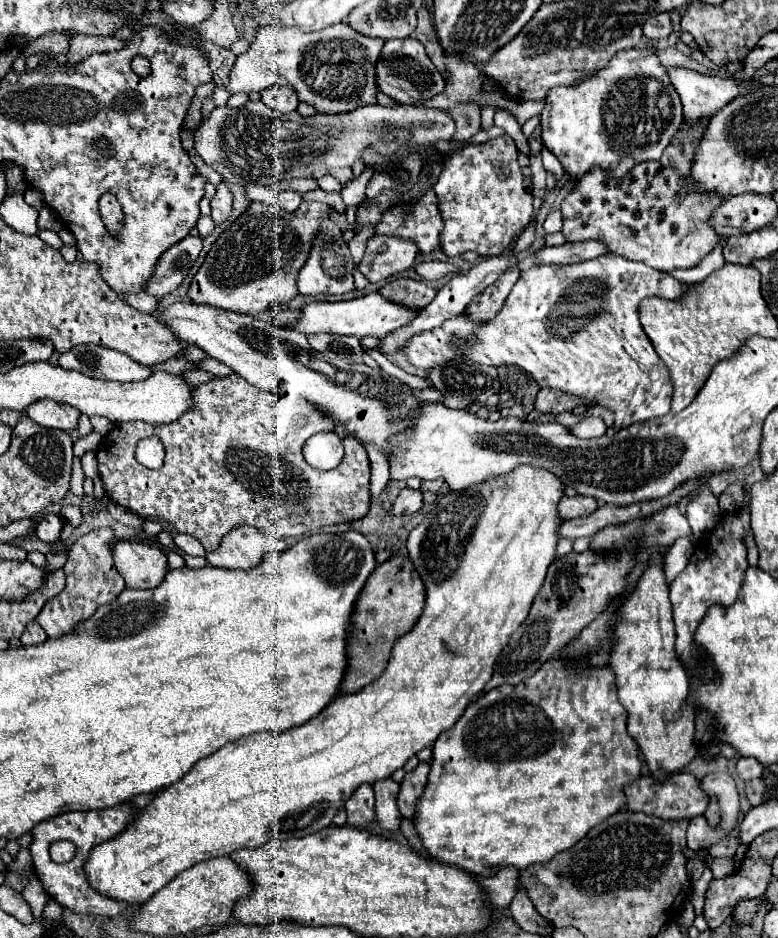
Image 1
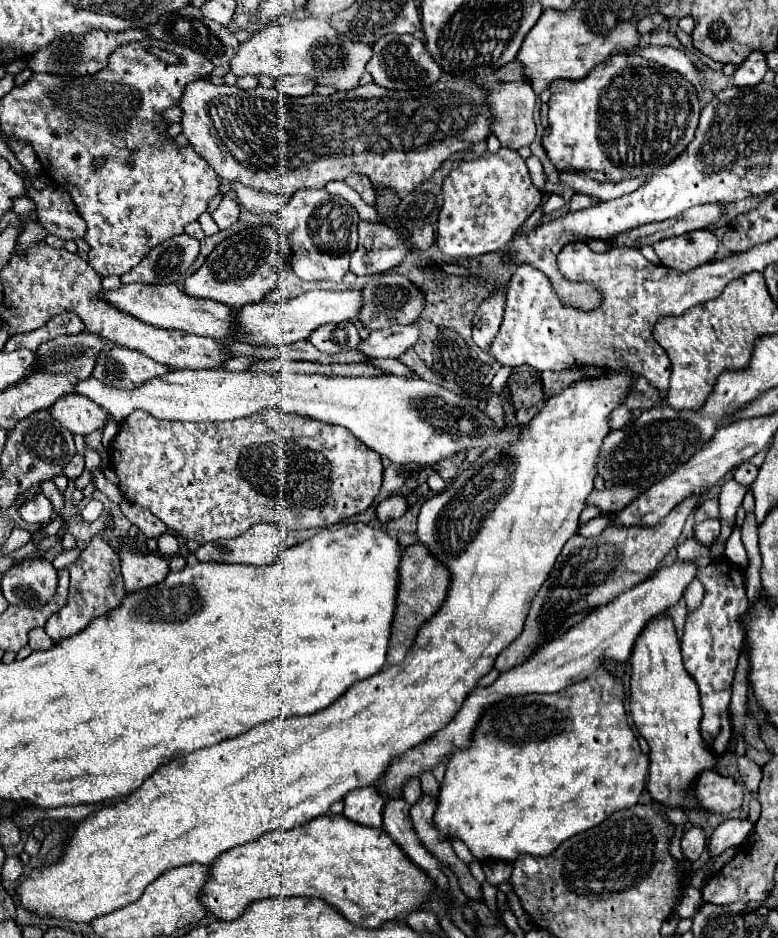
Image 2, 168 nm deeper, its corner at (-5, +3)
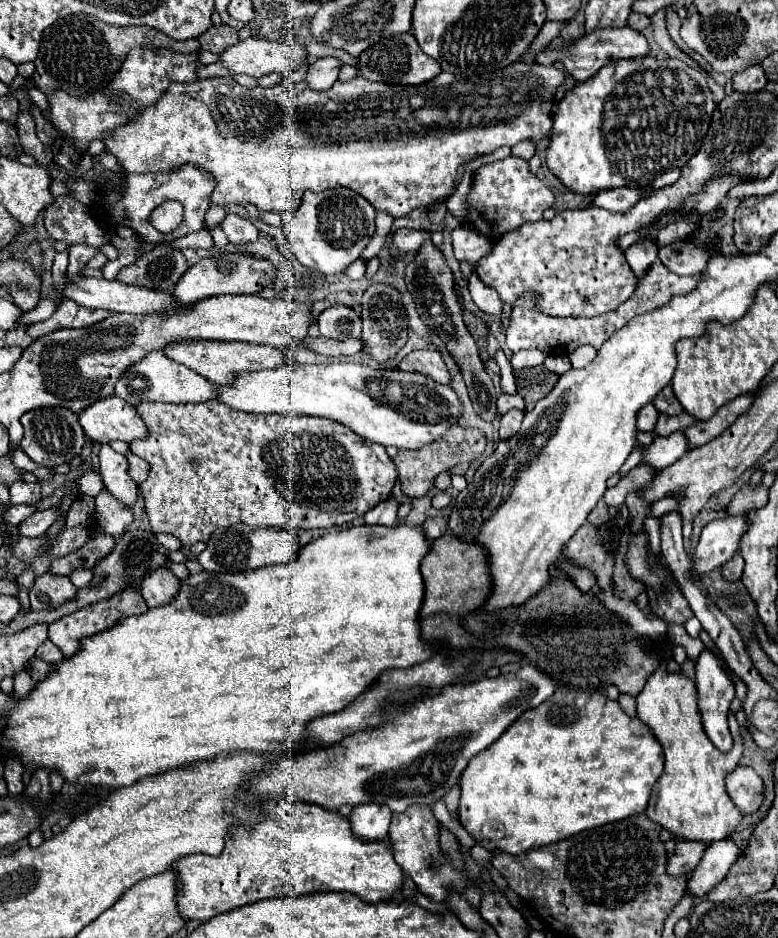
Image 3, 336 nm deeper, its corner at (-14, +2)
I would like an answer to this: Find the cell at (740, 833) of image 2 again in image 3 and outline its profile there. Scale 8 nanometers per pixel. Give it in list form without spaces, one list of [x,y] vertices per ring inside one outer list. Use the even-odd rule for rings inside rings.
[[[732,839],[710,843],[702,861],[688,879],[688,893],[692,895],[708,893],[714,885],[718,885],[726,877],[734,861],[736,861],[736,845]]]

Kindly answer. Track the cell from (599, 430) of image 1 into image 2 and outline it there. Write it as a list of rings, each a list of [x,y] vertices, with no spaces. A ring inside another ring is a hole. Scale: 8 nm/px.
[[[619,406],[613,414],[611,414],[611,428],[613,430],[619,430],[619,428],[623,428],[627,422],[631,420],[631,410],[629,408],[625,408],[625,406]]]

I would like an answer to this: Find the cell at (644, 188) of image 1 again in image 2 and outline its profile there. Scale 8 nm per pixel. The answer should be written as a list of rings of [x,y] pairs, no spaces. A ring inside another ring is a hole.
[[[697,230],[685,236],[659,240],[653,244],[663,266],[689,272],[705,262],[711,262],[717,251],[717,236],[711,230]]]

